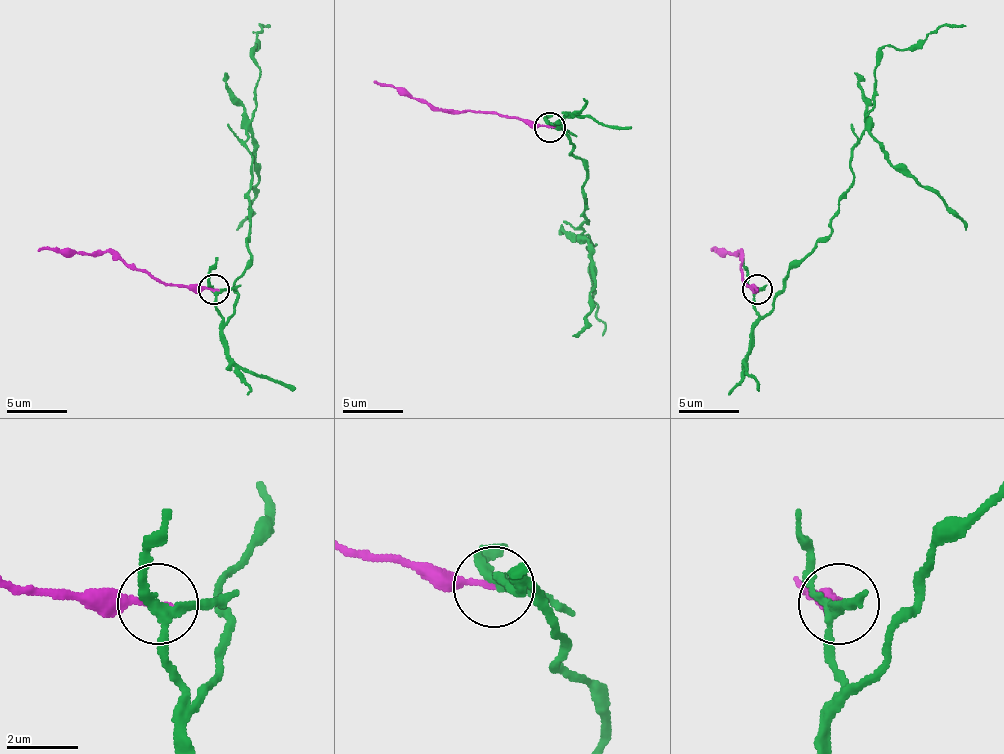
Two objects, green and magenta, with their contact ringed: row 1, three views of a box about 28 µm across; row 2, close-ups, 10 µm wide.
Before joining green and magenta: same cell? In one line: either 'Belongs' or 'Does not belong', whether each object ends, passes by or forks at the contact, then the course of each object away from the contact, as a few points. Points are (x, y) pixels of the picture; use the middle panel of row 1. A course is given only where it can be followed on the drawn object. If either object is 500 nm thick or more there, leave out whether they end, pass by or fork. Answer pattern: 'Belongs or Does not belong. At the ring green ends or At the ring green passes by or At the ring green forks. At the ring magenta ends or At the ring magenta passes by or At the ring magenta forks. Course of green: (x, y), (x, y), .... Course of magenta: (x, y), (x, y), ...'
Does not belong. At the ring green forks. At the ring magenta ends. Course of green: (550, 128), (583, 161), (586, 224), (580, 227), (596, 246), (589, 282), (605, 324), (602, 336). Course of magenta: (550, 128), (487, 112), (432, 109), (375, 79)

